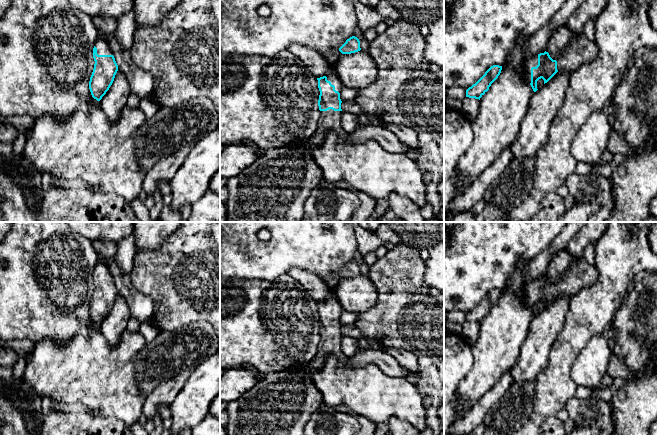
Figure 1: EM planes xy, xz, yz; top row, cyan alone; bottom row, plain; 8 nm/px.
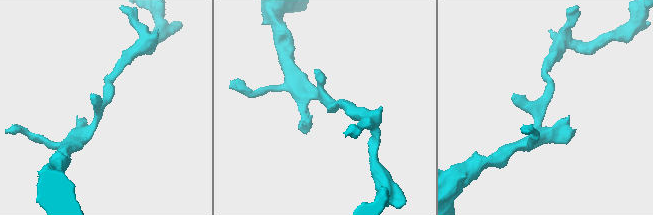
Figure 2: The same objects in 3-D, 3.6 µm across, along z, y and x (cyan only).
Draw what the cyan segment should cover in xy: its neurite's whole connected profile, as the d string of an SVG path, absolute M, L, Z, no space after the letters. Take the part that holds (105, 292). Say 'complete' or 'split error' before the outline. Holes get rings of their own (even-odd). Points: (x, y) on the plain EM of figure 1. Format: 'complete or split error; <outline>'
split error; M100 261L94 269L93 282L95 288L89 305L89 313L92 321L100 325L112 309L118 289L108 267Z

